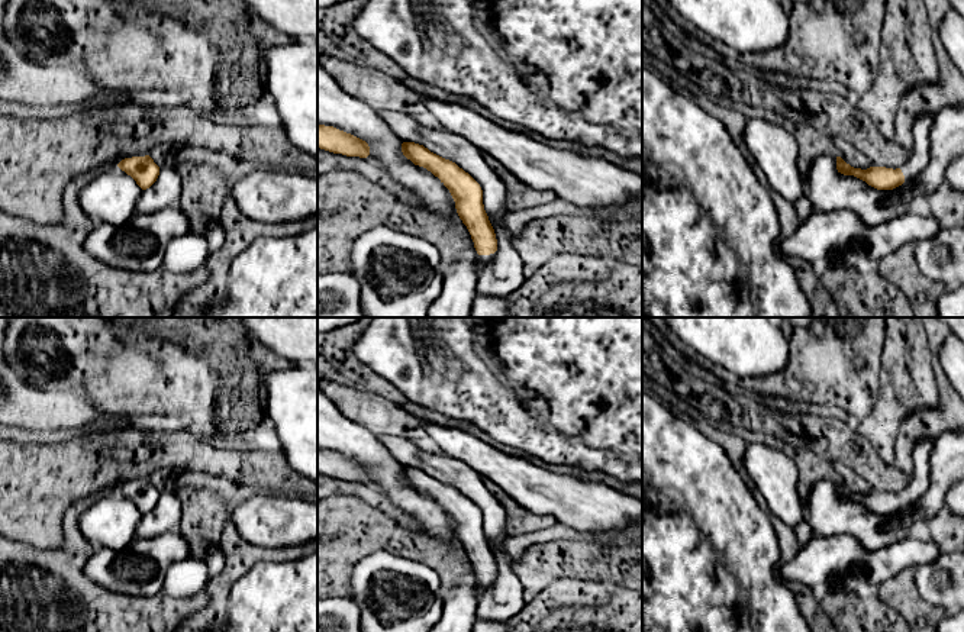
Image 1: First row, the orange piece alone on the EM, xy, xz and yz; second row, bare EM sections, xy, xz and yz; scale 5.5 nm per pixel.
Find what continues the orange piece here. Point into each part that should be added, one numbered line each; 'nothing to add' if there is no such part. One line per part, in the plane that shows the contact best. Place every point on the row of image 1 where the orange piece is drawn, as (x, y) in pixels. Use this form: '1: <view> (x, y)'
1: xz (483, 260)

